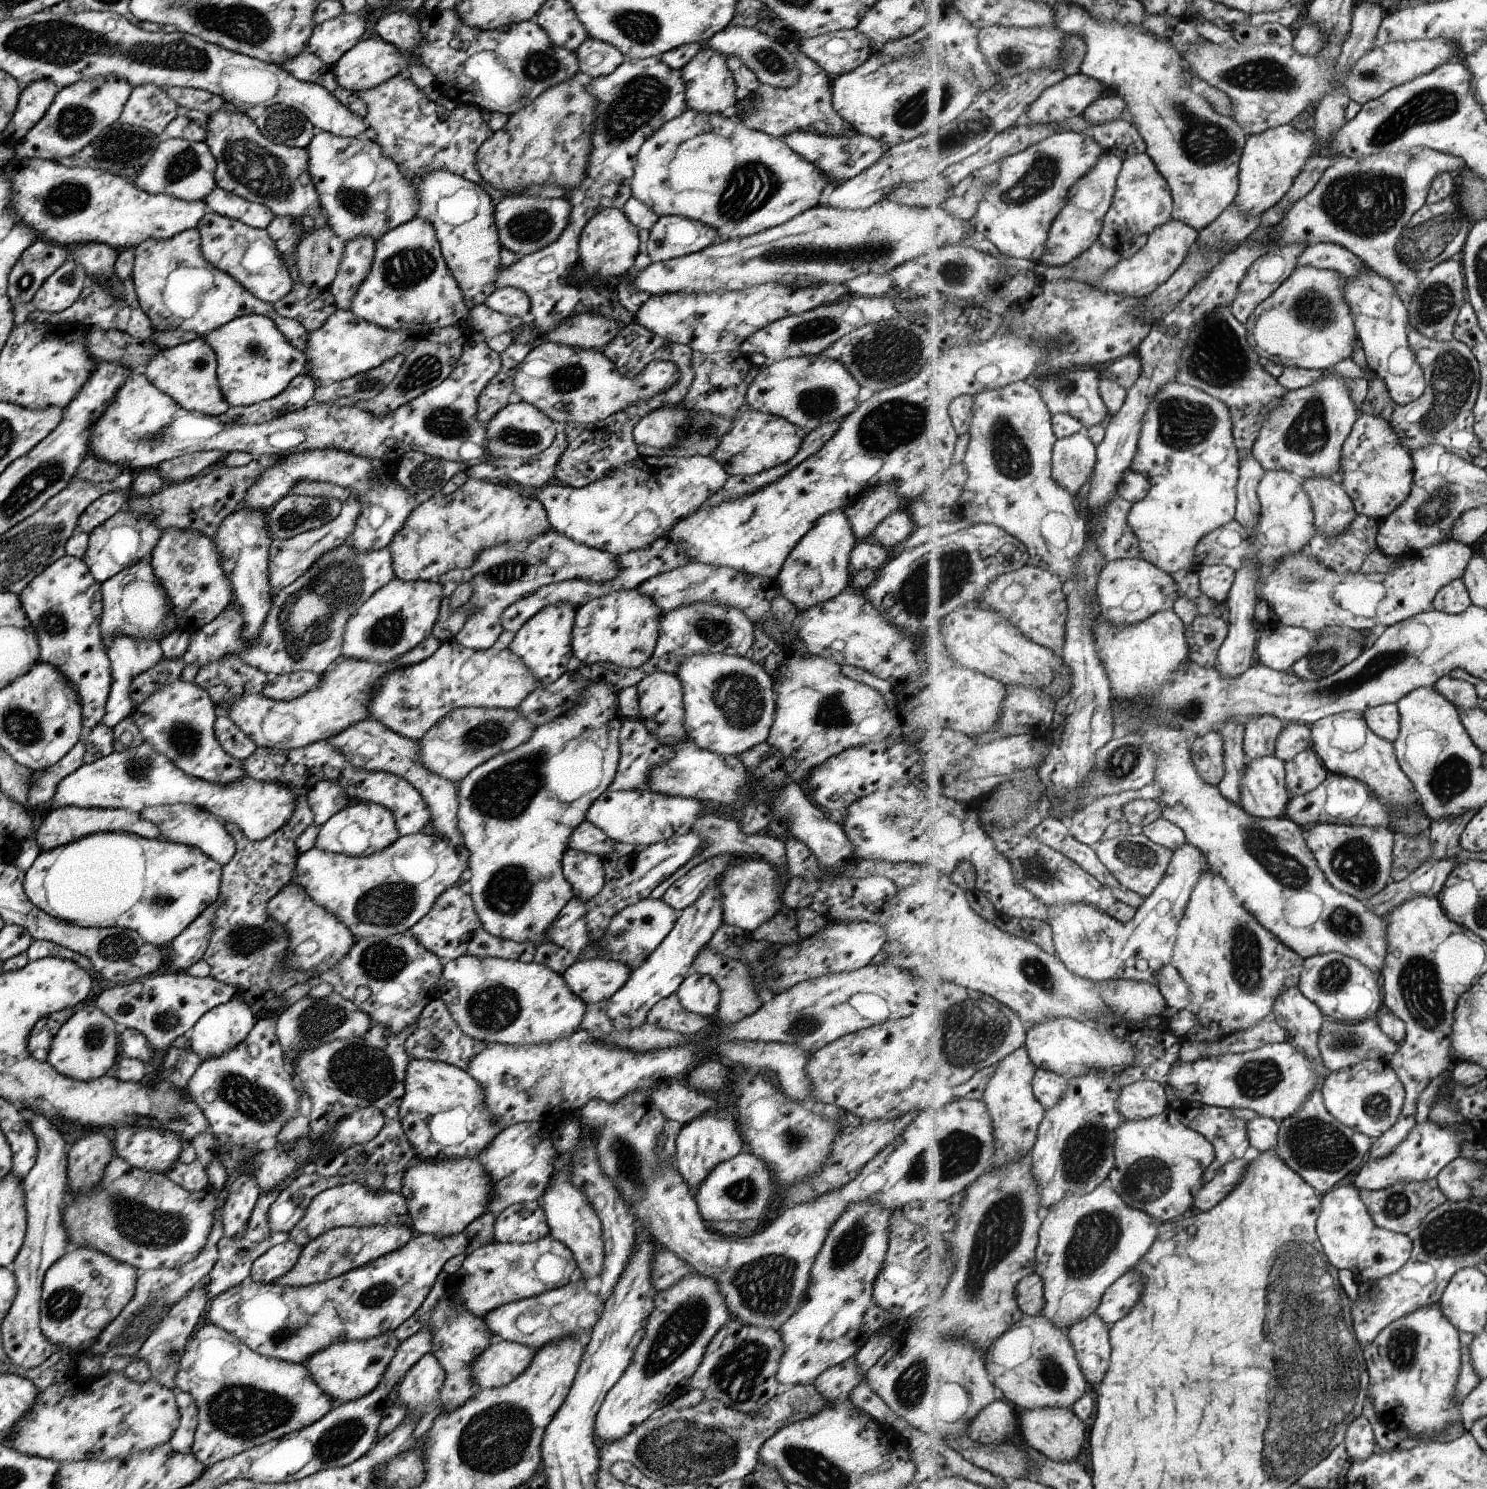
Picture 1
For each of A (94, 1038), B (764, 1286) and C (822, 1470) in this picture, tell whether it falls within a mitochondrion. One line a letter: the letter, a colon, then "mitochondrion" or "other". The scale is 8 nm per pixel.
A: mitochondrion
B: mitochondrion
C: mitochondrion

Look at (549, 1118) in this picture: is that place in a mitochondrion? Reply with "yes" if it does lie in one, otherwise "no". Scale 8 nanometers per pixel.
no

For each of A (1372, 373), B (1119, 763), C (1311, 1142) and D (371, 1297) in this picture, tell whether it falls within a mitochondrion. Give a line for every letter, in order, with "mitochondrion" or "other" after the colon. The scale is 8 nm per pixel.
A: other
B: mitochondrion
C: mitochondrion
D: mitochondrion

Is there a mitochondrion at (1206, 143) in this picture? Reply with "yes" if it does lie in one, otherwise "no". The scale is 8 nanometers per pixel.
yes

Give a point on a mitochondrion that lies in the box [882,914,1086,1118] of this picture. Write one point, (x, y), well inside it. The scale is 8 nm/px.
(978, 1027)

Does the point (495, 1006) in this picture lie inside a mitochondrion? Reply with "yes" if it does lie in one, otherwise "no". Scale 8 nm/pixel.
yes

